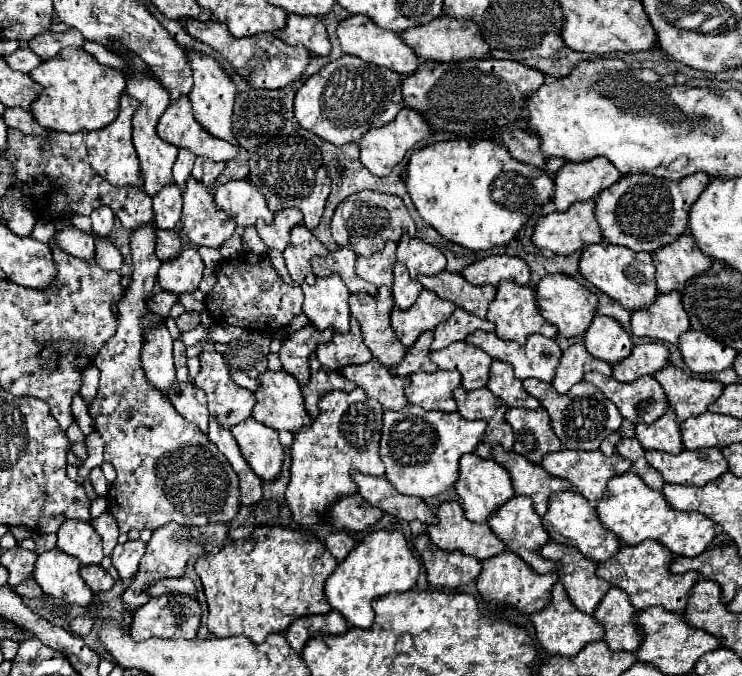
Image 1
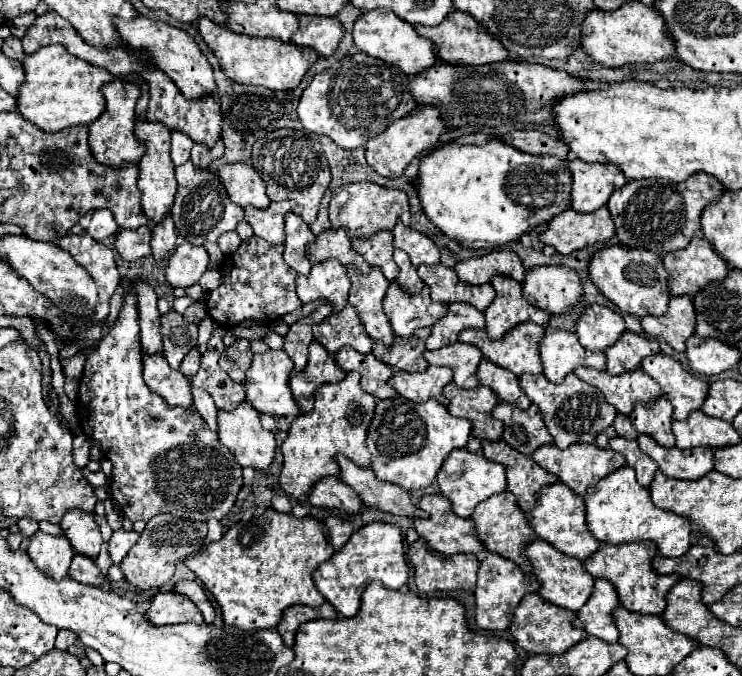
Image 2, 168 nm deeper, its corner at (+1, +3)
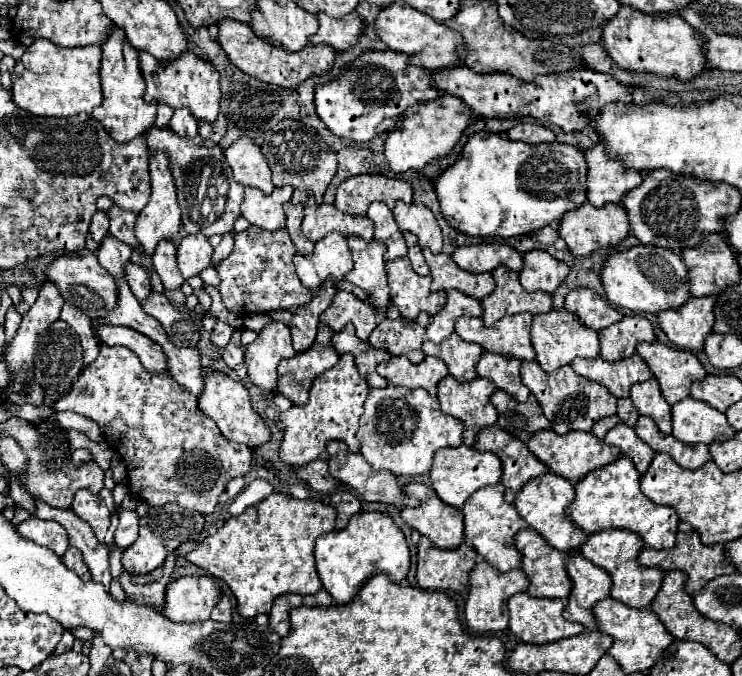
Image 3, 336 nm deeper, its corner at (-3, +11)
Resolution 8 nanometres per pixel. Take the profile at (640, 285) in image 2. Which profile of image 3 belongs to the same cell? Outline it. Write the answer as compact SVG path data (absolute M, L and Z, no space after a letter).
M636 246L610 256L602 270L602 284L612 304L632 312L658 314L660 310L676 310L690 298L688 268L682 258L670 250L656 246Z

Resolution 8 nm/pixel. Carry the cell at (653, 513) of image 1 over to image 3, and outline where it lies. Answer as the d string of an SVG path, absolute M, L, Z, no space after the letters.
M626 456L588 472L580 482L576 482L574 502L566 508L566 512L570 522L586 534L594 534L606 528L626 528L636 532L646 546L656 550L672 548L672 540L676 540L676 528L680 522L676 510L658 506L640 492L640 474Z

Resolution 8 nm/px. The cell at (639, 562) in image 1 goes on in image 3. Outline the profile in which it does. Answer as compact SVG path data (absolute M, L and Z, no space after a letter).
M600 530L596 534L590 534L588 540L580 546L580 552L584 558L588 558L590 562L594 562L596 566L604 568L610 578L612 578L612 592L610 596L614 600L624 602L630 608L648 608L650 602L654 600L656 592L660 590L664 572L660 568L644 568L638 564L636 556L640 554L644 542L640 540L640 536L636 536L634 532L628 530Z

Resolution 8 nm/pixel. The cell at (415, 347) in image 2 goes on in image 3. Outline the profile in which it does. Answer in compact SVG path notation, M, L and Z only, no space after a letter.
M420 312L416 320L404 320L404 318L386 318L382 320L376 330L370 334L368 342L374 348L382 348L390 354L404 354L412 364L418 364L424 360L422 342L424 342L424 330L428 326L430 318L426 312Z

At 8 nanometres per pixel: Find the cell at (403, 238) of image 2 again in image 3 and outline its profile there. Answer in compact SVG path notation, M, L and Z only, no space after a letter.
M396 204L394 216L402 232L412 232L418 236L420 246L428 248L432 254L442 250L442 230L430 208L424 204Z

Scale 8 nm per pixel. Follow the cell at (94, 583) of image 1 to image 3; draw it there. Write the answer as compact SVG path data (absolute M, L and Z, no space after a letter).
M68 548L66 554L62 556L62 562L64 562L64 566L66 566L68 570L74 570L84 582L90 580L90 572L88 572L88 568L86 568L82 556L80 556L80 550L76 550L76 548Z

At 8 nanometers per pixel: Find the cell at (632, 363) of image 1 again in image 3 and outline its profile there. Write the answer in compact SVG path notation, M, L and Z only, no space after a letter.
M624 316L620 322L600 330L598 338L600 338L600 356L608 362L632 356L632 352L636 352L636 344L640 342L656 340L650 320L642 316Z

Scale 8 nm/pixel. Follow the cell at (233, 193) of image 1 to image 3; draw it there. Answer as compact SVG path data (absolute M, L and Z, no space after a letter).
M246 136L236 140L228 150L224 150L224 156L242 186L254 186L266 194L274 190L270 180L270 166L254 140Z

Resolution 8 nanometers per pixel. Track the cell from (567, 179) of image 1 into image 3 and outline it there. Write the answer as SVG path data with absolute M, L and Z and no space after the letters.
M604 144L586 150L588 160L588 202L596 208L612 202L618 204L626 192L642 182L642 174L626 168L620 160L606 154Z

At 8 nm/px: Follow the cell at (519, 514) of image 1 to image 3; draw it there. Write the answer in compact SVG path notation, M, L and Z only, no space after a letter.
M484 486L476 490L460 508L464 514L464 542L470 544L490 566L494 566L500 572L508 572L512 568L520 566L520 552L516 552L516 546L512 544L518 530L526 528L520 514L512 504L504 500L504 486Z

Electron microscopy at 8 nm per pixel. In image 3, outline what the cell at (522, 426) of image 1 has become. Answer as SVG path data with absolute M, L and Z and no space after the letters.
M496 390L490 396L490 402L498 410L496 426L510 432L512 436L516 436L522 442L526 442L540 428L550 428L550 422L542 414L542 408L534 394L530 394L530 398L526 402L516 402L504 390Z

